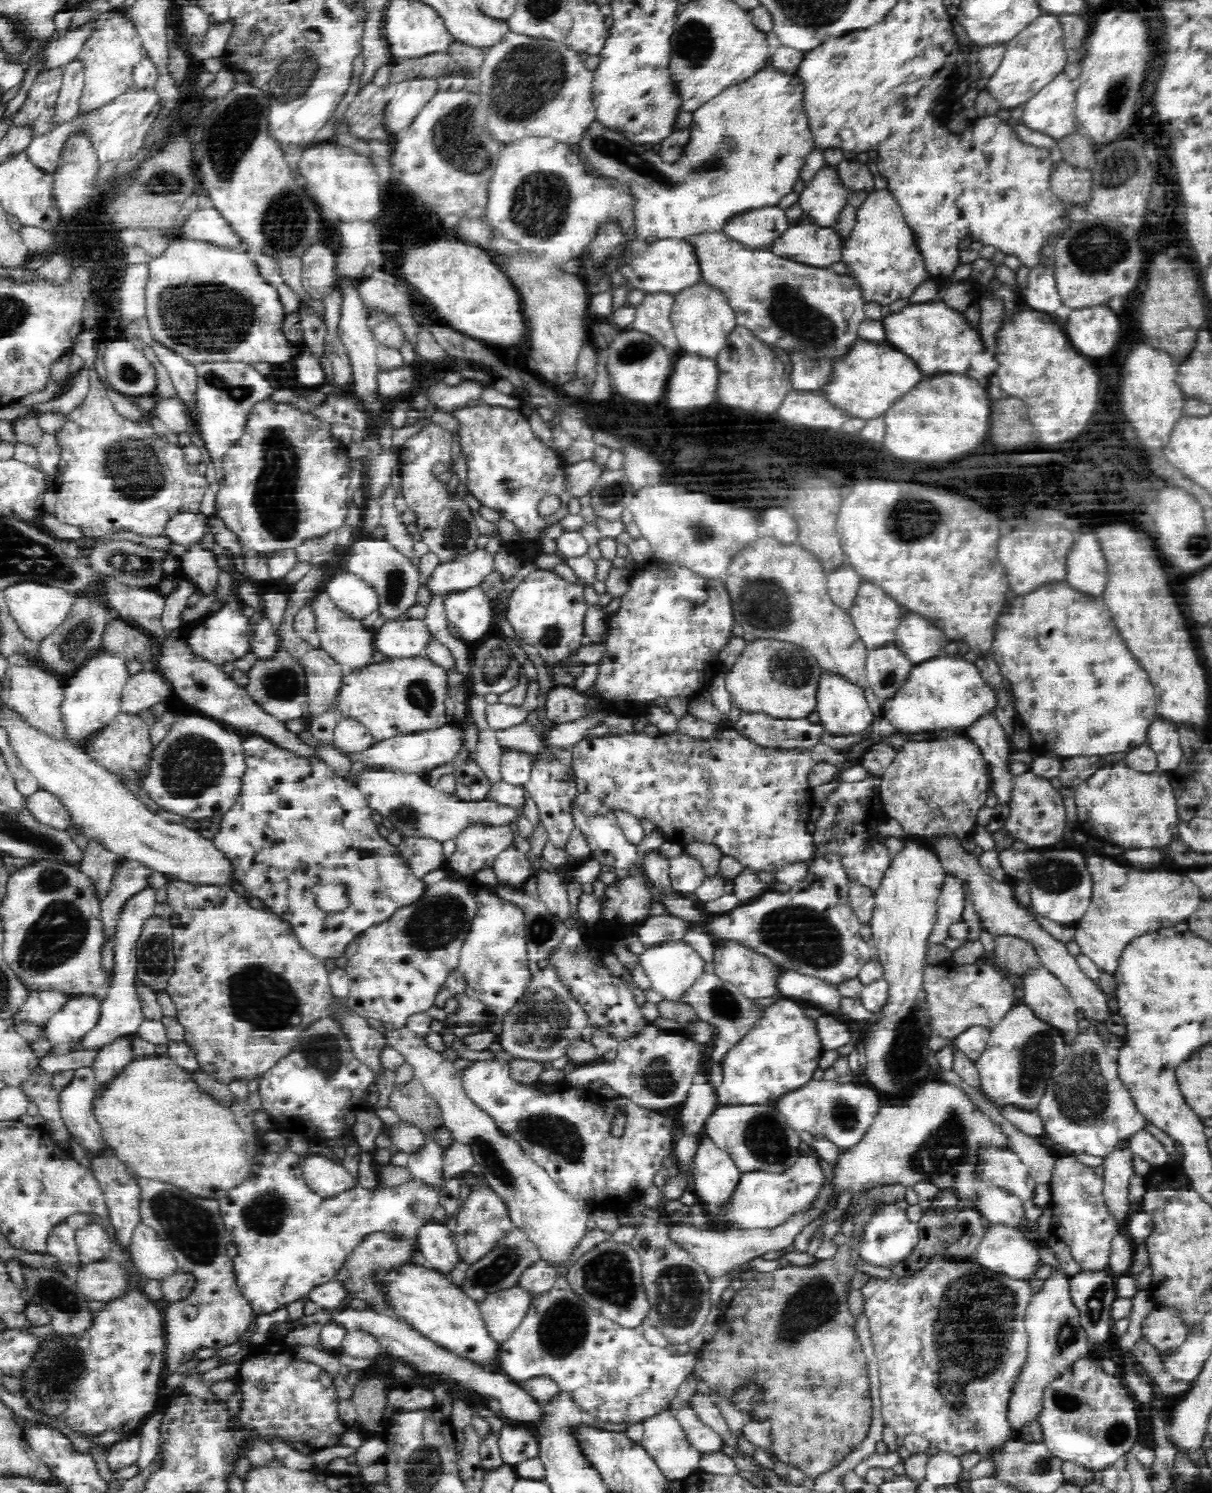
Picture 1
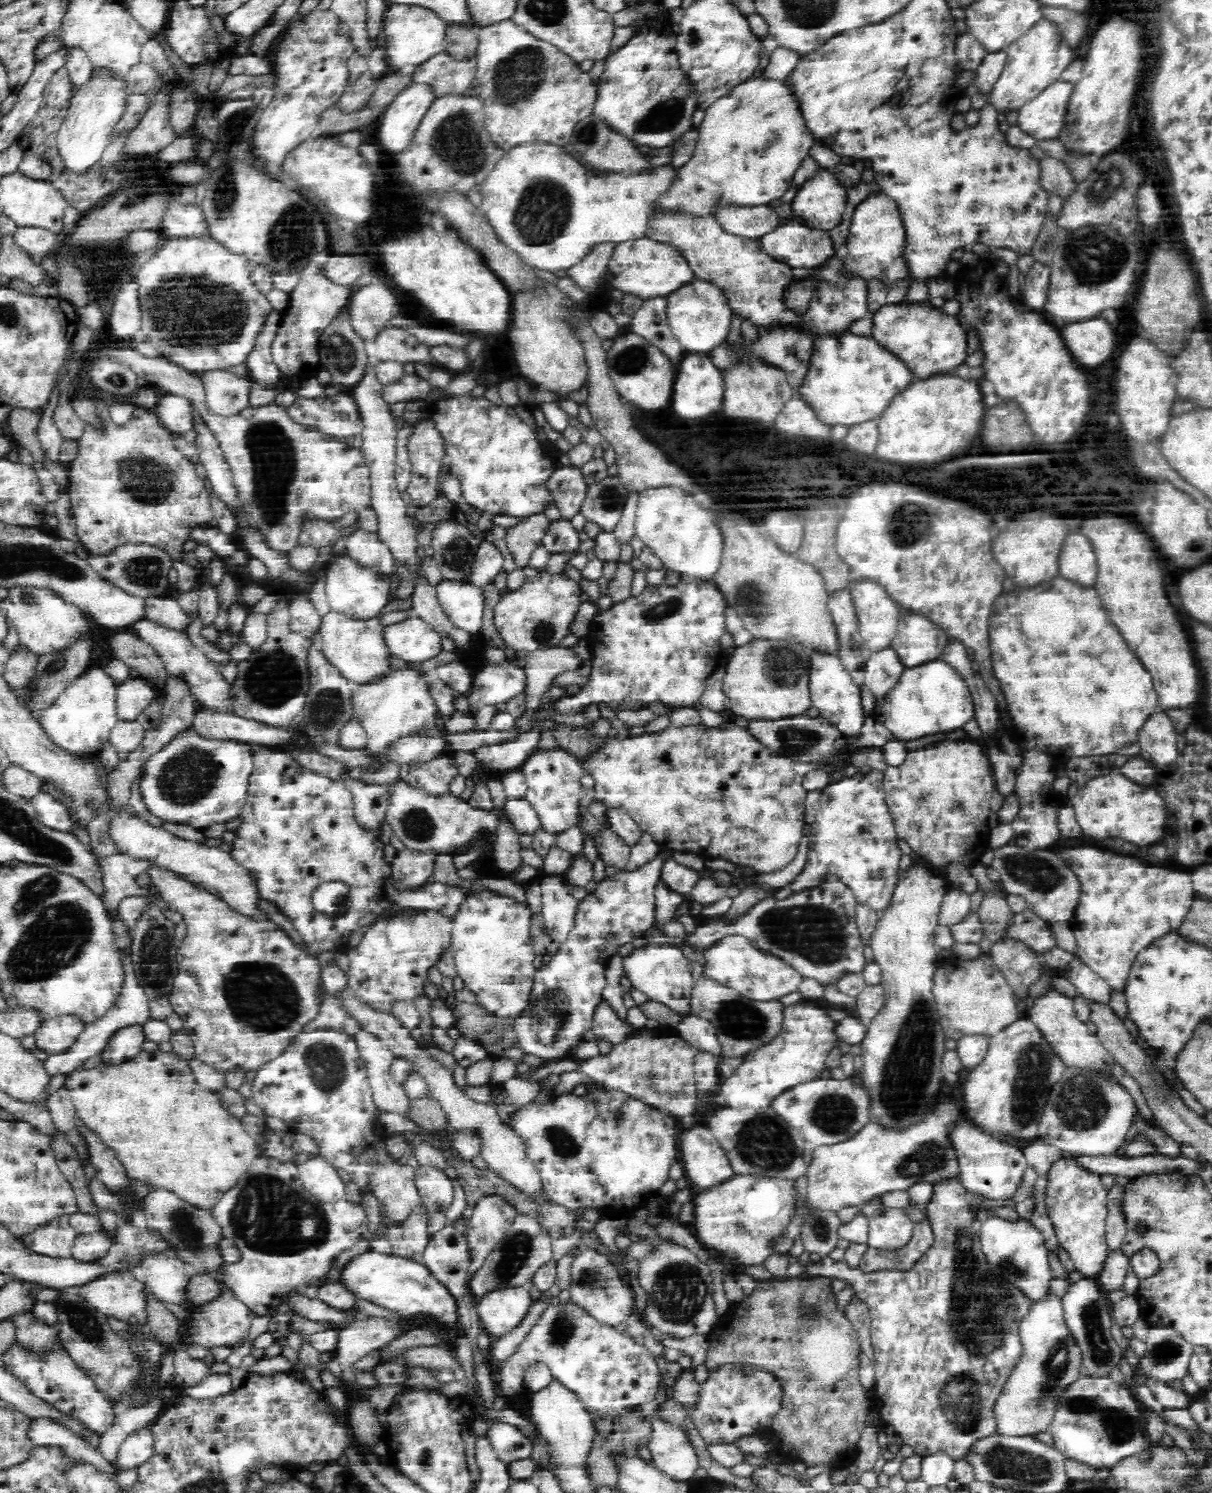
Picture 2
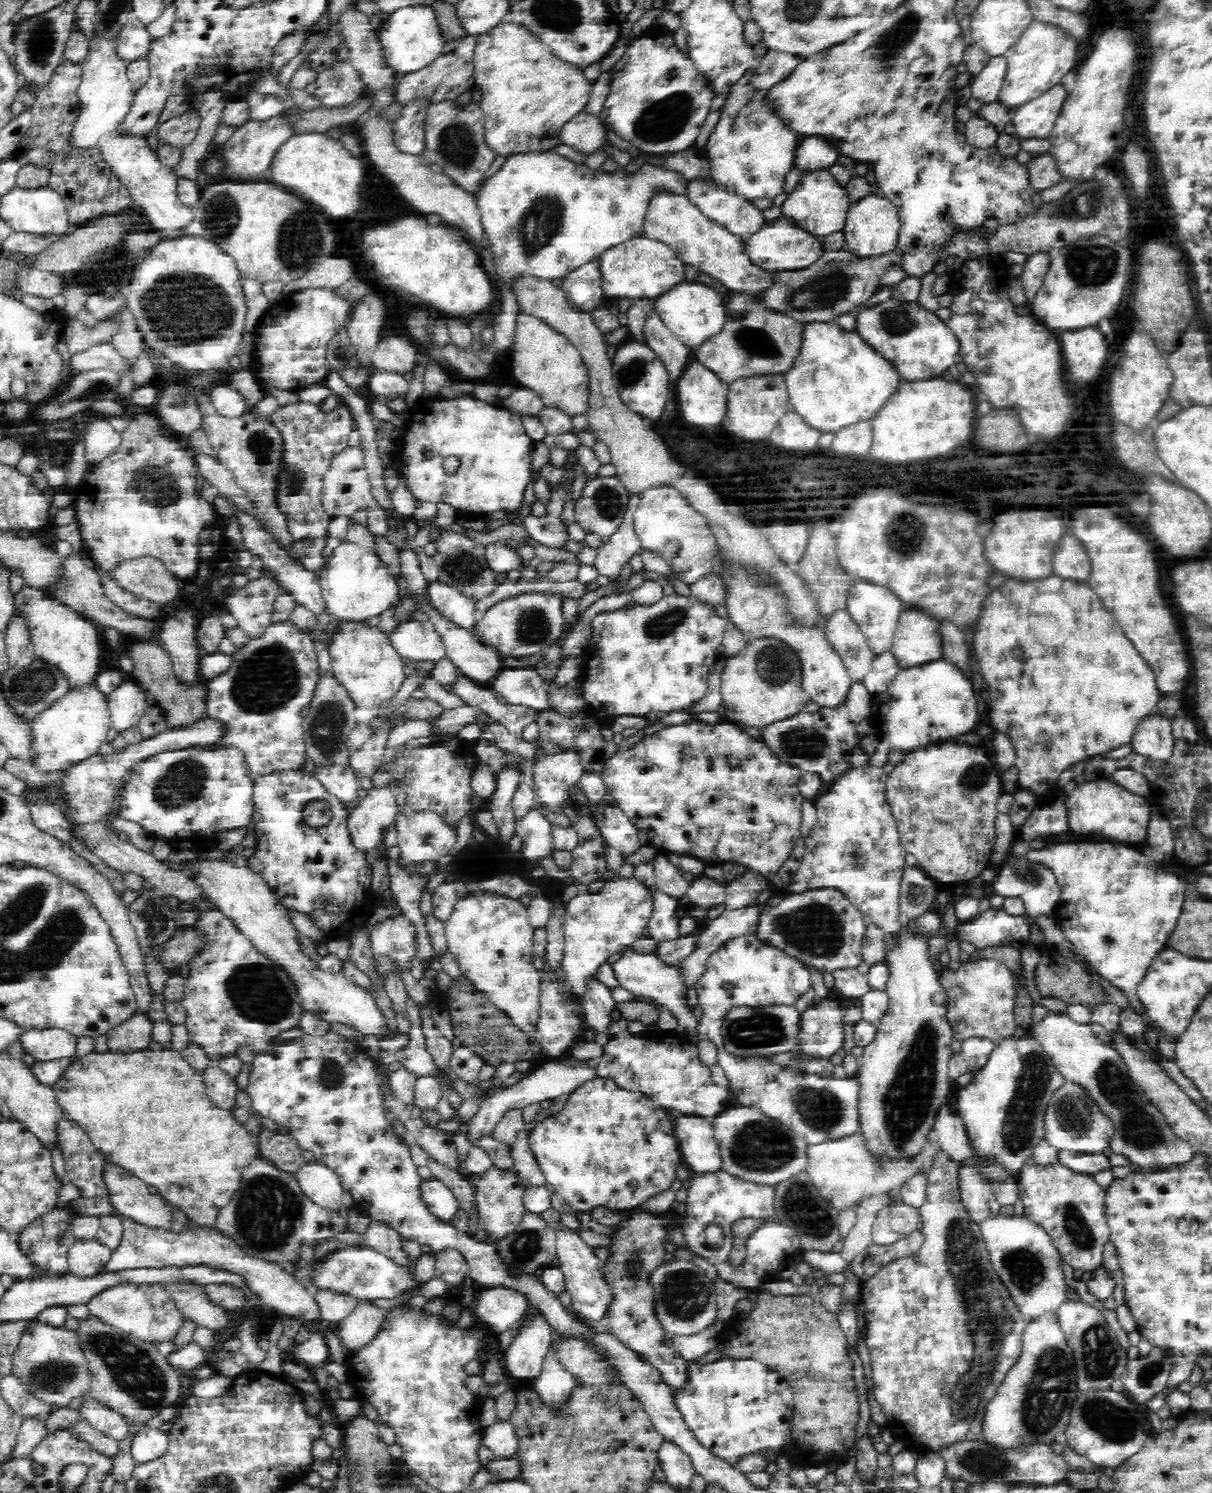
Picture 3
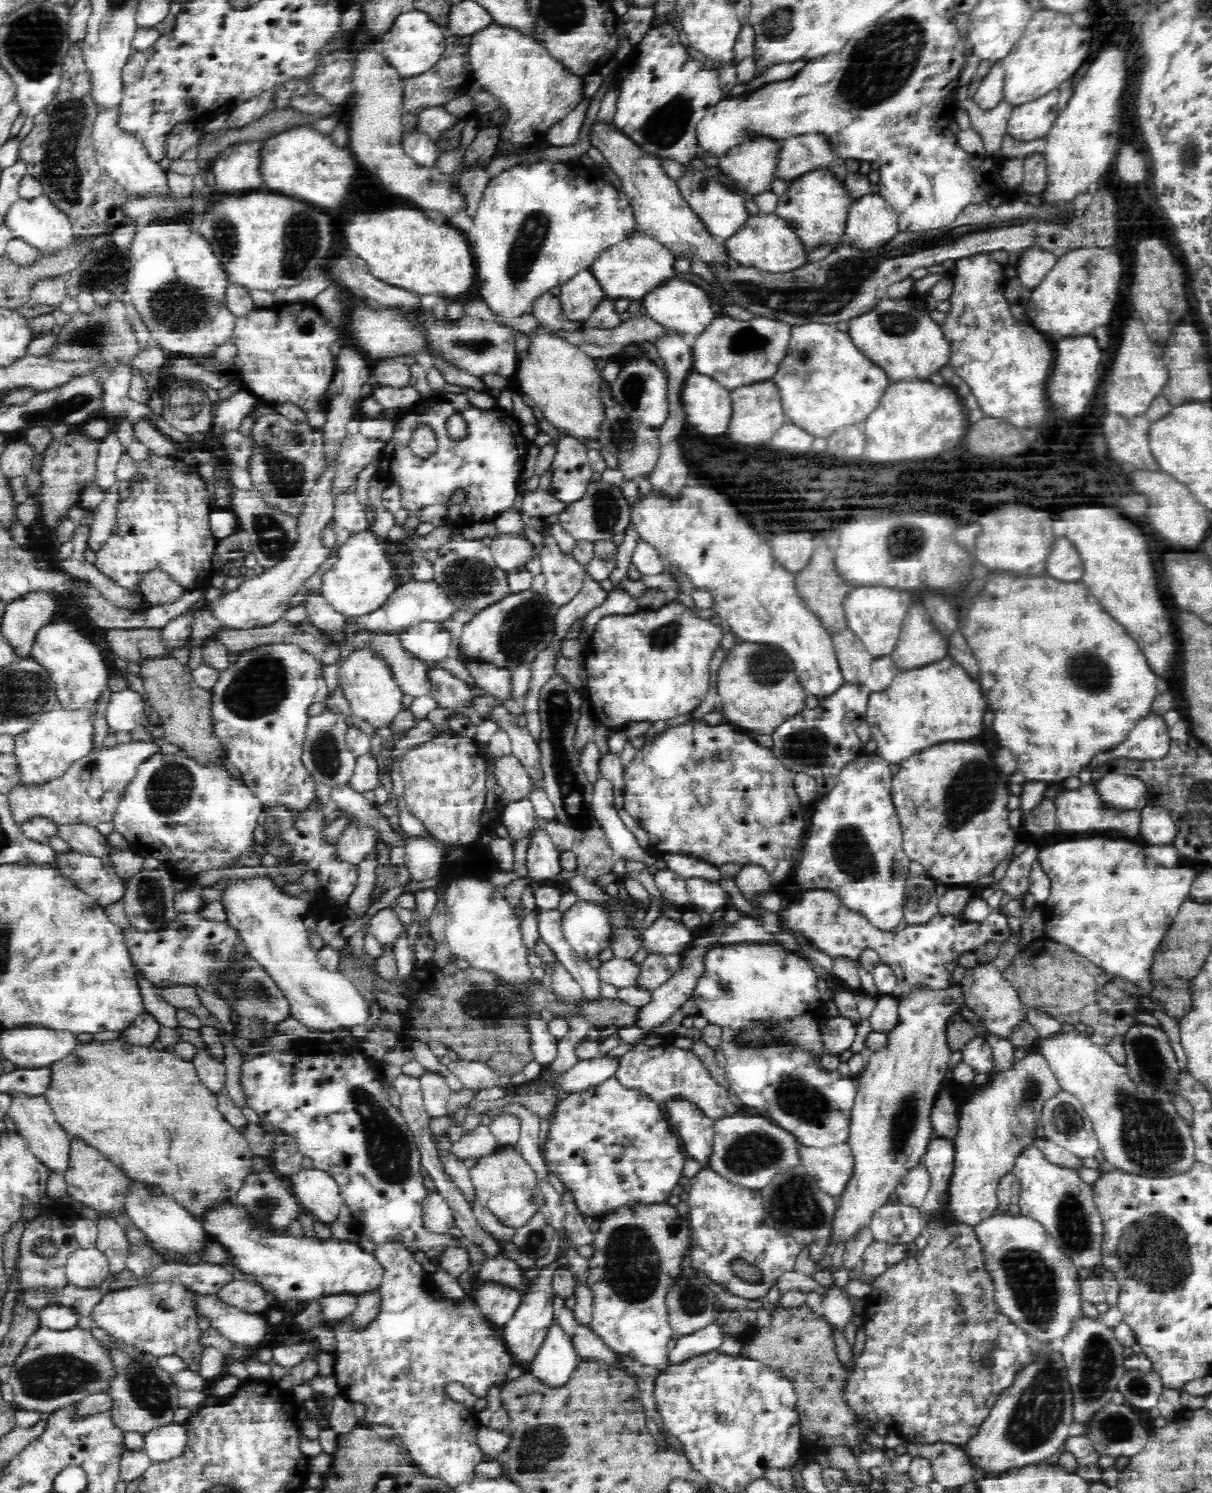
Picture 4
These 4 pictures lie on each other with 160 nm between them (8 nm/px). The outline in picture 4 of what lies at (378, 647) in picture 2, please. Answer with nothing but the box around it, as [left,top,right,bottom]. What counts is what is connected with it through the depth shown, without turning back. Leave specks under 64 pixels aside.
[338,643,403,728]

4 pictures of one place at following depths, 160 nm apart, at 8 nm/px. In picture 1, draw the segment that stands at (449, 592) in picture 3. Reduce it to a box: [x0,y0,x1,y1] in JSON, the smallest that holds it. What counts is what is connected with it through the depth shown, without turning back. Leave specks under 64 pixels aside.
[444,586,493,642]

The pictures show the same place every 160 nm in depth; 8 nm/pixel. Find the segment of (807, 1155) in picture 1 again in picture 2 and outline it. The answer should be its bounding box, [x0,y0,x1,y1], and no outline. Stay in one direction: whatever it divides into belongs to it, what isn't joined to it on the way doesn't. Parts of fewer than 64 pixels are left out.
[689,1174,798,1273]

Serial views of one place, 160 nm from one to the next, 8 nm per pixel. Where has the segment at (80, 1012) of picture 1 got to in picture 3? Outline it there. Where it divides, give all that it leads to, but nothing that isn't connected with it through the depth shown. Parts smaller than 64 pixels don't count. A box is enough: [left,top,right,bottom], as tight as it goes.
[19,1028,78,1062]

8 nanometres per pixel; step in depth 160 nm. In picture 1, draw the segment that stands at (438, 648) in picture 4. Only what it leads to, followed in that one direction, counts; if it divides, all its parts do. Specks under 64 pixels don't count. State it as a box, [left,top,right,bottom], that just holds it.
[374,618,430,659]

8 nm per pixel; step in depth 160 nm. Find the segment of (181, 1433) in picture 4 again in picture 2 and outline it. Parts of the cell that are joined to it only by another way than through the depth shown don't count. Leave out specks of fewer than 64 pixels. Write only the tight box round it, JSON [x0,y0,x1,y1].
[116,1428,153,1470]

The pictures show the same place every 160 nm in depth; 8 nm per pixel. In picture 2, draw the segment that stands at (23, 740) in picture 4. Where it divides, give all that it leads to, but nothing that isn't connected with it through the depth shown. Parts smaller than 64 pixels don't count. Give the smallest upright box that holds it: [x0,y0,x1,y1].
[38,664,119,756]

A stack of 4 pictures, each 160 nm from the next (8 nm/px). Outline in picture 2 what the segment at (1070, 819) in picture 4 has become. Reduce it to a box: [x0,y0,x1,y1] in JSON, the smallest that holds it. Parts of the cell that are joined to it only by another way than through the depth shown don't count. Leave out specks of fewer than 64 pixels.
[1067,771,1168,848]

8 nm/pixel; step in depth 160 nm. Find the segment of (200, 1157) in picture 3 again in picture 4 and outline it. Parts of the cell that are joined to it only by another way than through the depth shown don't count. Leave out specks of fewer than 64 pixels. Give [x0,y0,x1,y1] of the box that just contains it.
[44,1039,385,1303]

